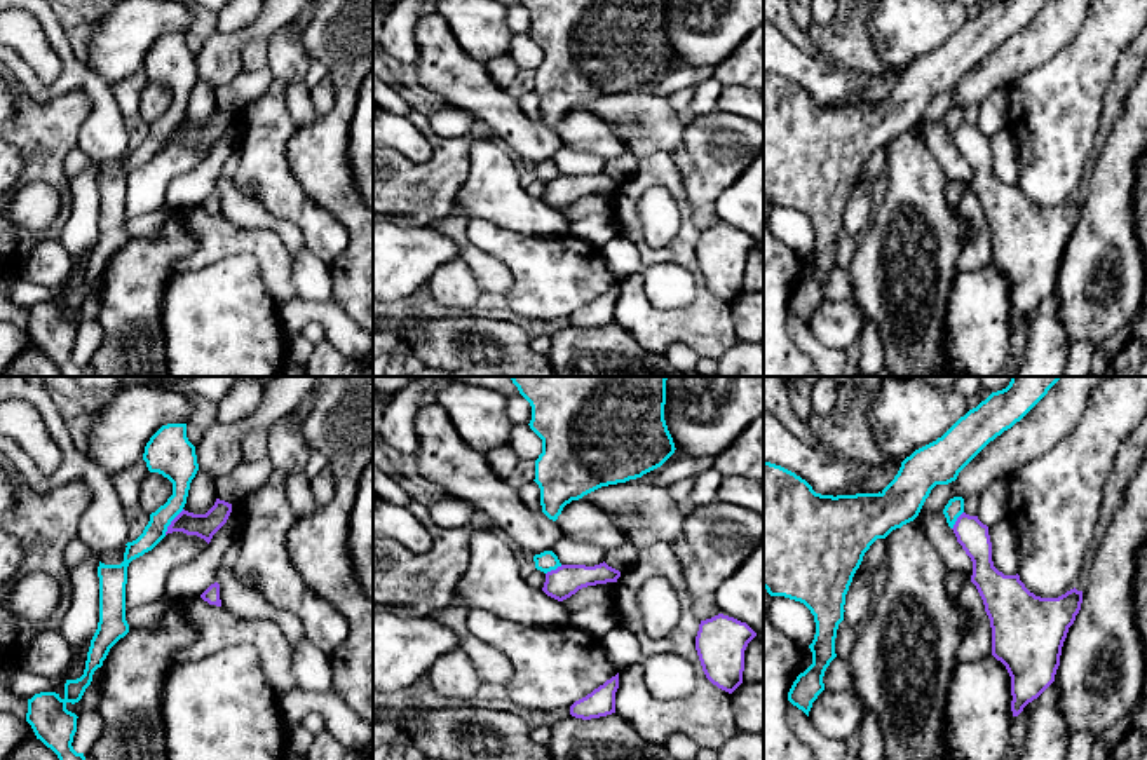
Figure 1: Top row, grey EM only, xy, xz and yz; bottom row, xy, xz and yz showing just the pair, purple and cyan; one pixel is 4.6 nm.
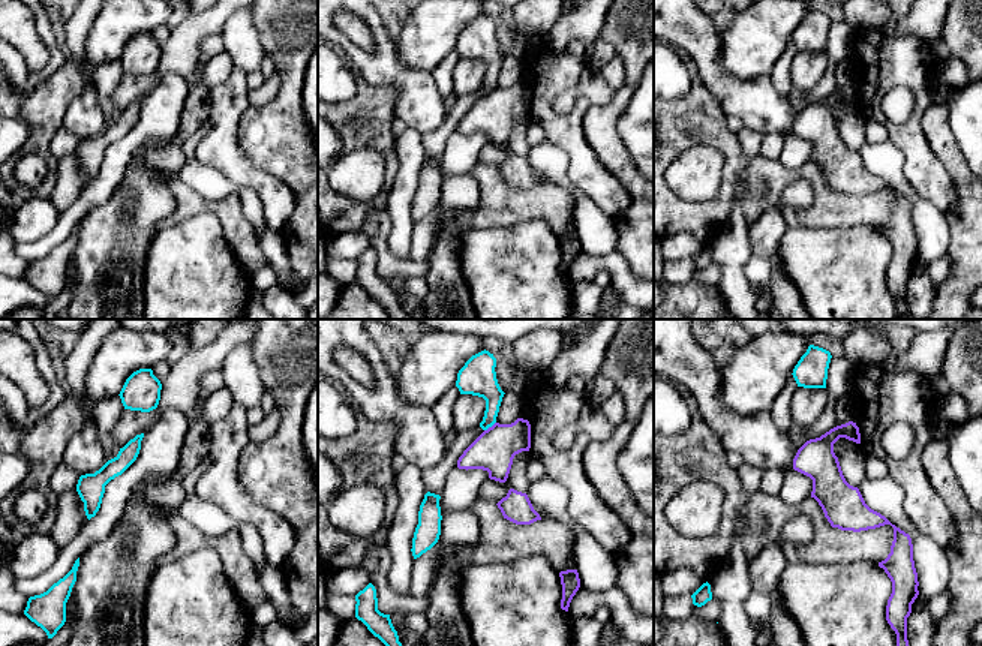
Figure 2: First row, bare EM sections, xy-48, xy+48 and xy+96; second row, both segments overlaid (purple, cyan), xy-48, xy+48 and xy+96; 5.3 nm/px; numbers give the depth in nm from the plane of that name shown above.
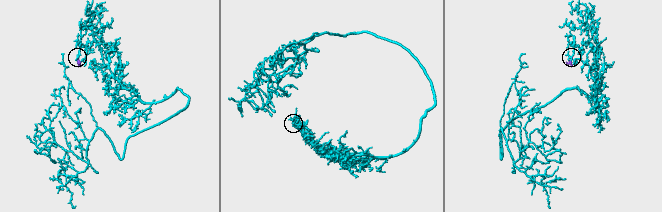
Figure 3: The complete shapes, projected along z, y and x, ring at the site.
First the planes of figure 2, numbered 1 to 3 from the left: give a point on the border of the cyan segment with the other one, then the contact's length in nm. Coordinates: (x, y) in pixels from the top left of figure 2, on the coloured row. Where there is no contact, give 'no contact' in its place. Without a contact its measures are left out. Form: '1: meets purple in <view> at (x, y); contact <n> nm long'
1: no contact
2: meets purple in xy+48 at (489, 427); contact 80 nm long
3: no contact

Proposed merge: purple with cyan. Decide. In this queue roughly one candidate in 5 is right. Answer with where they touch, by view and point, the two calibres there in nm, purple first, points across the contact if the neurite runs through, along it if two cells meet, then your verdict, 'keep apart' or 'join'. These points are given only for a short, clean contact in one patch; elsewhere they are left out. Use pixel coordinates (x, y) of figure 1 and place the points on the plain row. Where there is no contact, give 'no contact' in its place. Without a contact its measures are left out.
xy (171, 131) | 110/150 nm | along xy (183, 119), (164, 143) | keep apart

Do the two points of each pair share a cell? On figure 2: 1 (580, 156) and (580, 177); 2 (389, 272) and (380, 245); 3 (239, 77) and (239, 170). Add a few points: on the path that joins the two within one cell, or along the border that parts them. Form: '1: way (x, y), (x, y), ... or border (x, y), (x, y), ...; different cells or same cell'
1: way (580, 161), (580, 173); same cell
2: way (389, 266), (383, 251); same cell
3: way (228, 99), (227, 147); same cell

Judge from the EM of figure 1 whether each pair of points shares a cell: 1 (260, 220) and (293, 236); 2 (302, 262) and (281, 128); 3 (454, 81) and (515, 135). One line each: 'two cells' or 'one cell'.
1: one cell
2: two cells
3: one cell

